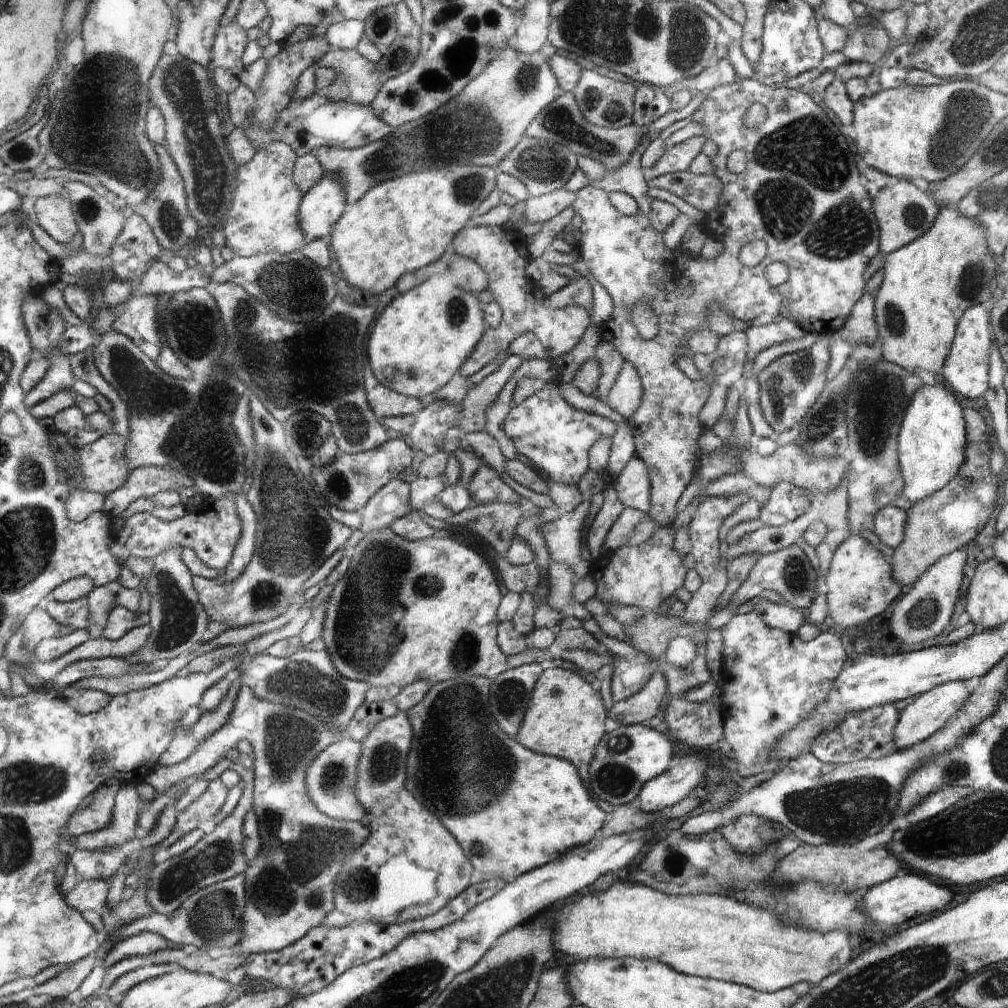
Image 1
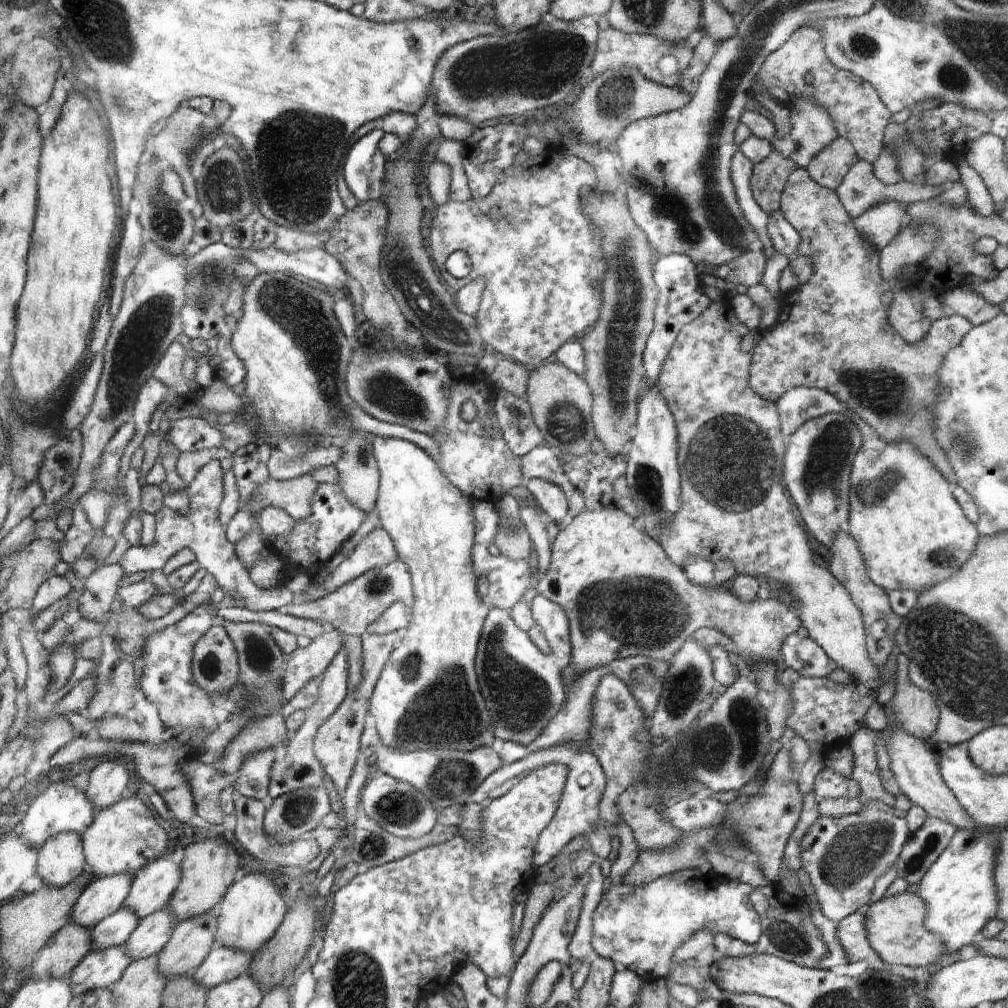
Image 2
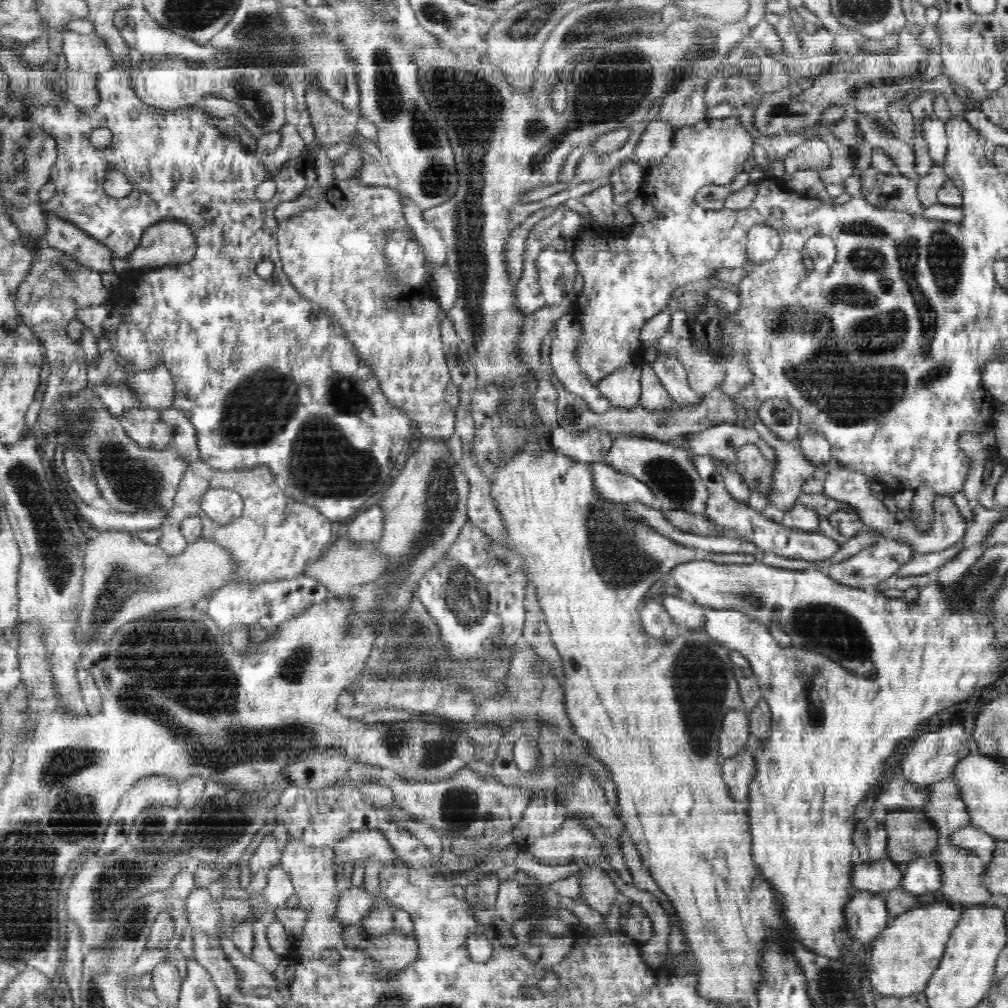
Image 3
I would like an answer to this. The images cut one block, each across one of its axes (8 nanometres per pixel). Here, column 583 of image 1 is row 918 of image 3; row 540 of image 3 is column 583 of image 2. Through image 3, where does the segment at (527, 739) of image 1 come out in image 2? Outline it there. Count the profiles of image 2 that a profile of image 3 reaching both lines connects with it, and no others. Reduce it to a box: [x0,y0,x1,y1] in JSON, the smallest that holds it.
[531,508,801,688]

